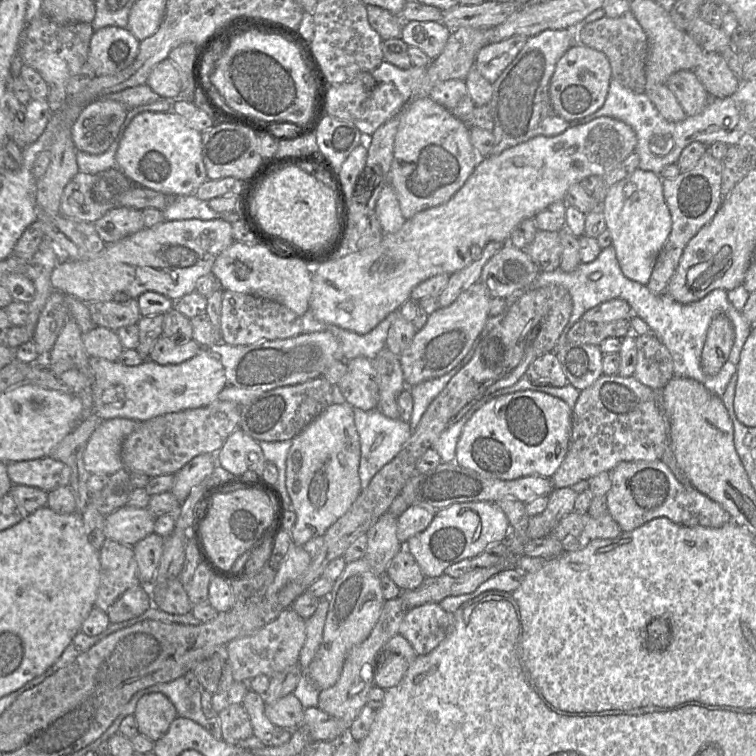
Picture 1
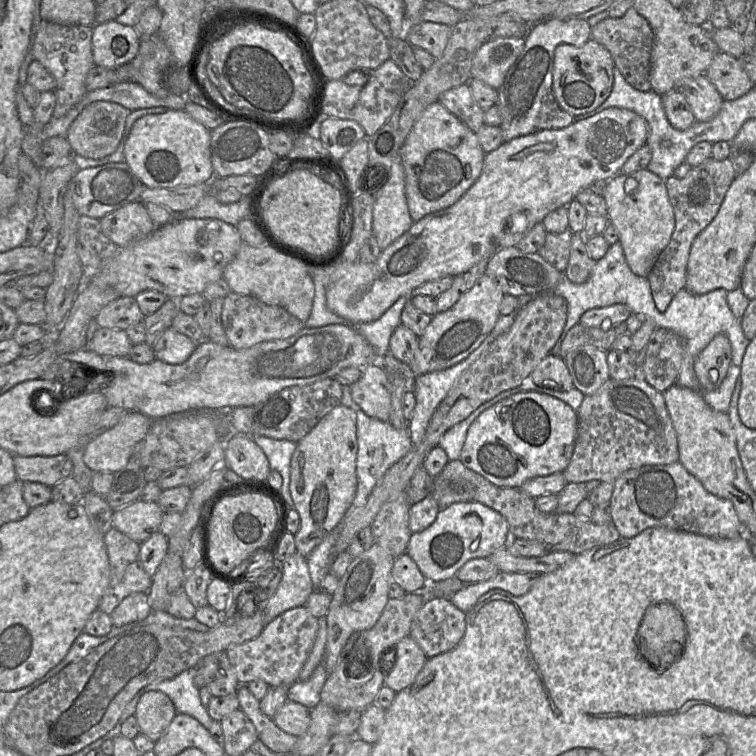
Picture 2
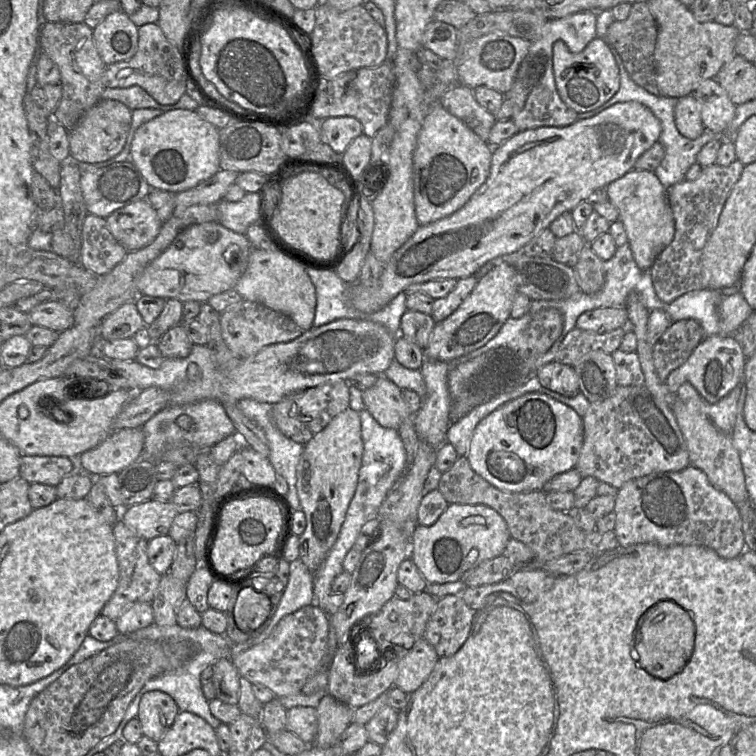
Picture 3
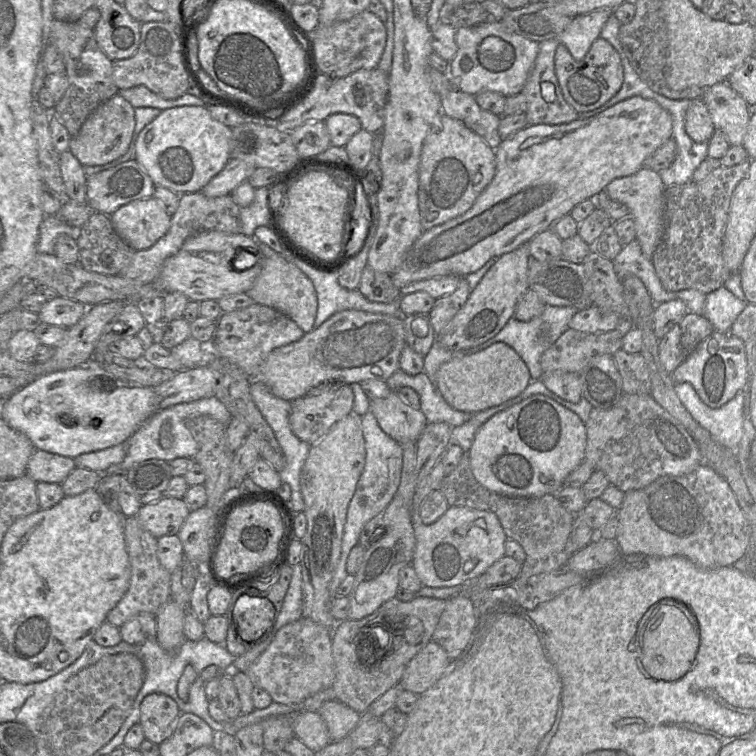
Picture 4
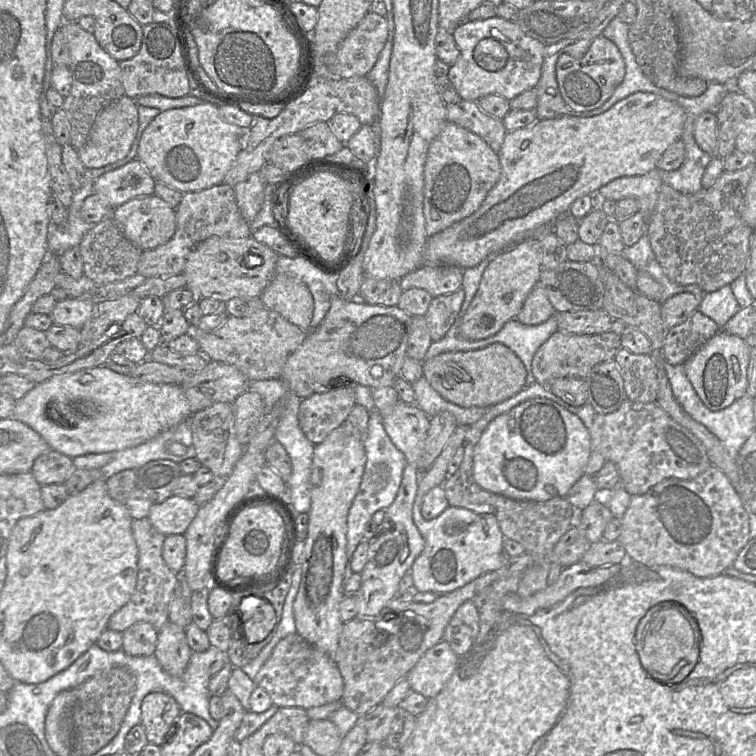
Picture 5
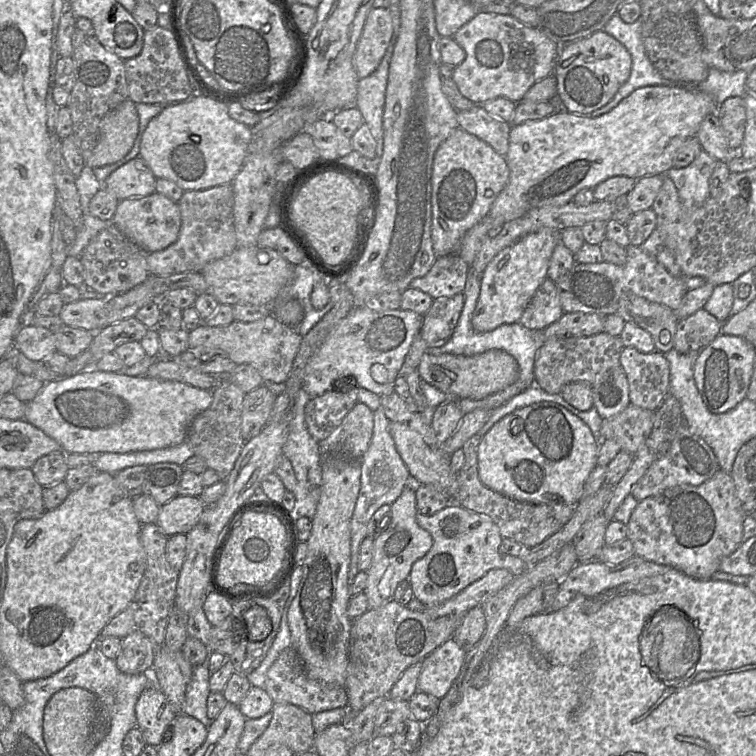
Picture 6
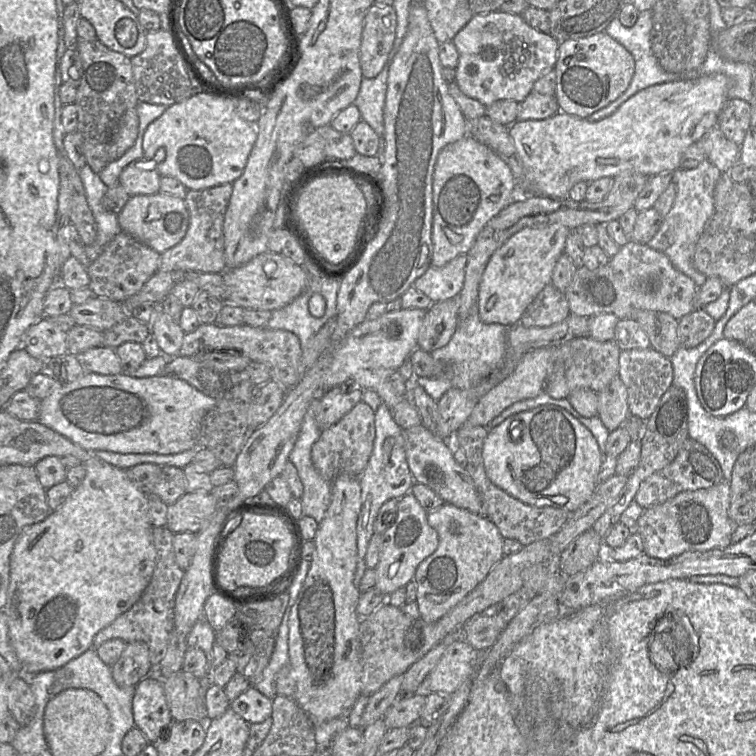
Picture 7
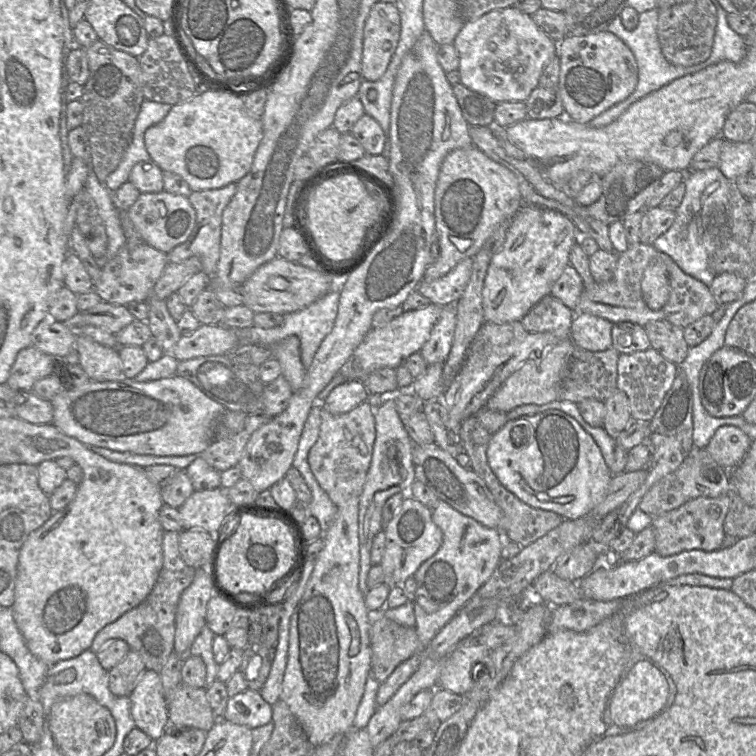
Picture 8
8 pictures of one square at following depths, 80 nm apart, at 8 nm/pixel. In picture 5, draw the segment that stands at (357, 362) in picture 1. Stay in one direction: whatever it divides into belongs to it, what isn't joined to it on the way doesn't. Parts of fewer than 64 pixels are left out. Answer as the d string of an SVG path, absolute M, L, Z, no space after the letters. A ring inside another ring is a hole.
M402 401L389 412L381 414L391 441L404 454L407 462L416 467L423 453L430 417L418 405Z

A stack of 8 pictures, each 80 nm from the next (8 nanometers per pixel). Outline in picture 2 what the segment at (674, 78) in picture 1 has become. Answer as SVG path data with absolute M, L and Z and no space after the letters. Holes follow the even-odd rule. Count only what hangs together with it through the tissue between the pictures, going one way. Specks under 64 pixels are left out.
M705 74L681 81L676 89L685 96L696 121L712 120L724 101Z

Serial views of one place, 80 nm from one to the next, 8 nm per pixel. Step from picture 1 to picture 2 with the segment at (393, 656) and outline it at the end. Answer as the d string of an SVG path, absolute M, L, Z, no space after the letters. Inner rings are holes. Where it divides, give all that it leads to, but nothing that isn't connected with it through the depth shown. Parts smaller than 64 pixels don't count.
M410 637L401 639L394 648L386 652L380 664L386 673L384 686L399 692L410 686L424 667L427 657L418 644ZM394 653L394 665L389 670Z

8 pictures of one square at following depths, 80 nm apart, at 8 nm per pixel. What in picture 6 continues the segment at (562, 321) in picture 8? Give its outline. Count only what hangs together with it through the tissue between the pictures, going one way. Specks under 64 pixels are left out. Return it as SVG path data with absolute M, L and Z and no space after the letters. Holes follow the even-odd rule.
M546 278L527 305L519 323L530 330L543 331L563 314L555 282Z

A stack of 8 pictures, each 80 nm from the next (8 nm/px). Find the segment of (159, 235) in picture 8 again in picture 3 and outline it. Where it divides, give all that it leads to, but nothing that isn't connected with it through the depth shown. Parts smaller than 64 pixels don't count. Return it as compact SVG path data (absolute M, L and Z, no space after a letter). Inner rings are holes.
M147 199L117 209L105 220L111 234L128 252L151 244L163 225Z

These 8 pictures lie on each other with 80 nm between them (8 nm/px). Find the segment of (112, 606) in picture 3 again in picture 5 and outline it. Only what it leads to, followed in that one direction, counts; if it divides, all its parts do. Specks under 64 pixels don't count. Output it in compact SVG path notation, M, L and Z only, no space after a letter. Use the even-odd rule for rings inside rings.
M133 518L131 528L138 549L137 582L128 602L110 617L107 628L123 632L134 623L144 621L159 630L169 620L169 605L178 580L178 573L173 572L162 557L166 535L159 532L148 518Z

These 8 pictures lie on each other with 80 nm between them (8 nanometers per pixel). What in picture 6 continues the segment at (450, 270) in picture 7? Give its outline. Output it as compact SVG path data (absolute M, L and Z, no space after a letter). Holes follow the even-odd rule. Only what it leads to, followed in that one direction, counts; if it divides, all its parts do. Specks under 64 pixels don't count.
M450 254L437 257L430 270L422 277L414 278L410 282L410 287L422 290L433 299L440 297L450 297L464 292L469 265L457 254Z

